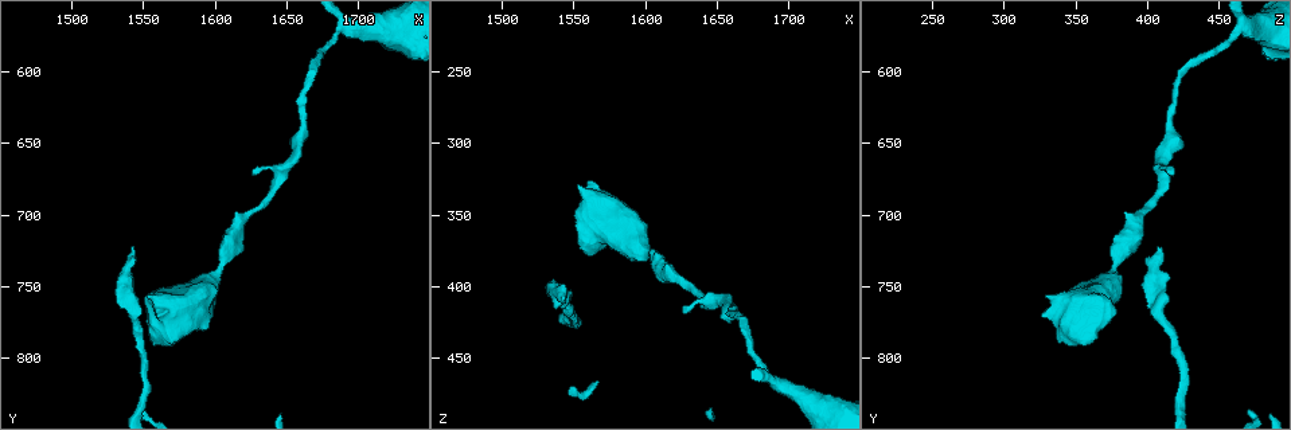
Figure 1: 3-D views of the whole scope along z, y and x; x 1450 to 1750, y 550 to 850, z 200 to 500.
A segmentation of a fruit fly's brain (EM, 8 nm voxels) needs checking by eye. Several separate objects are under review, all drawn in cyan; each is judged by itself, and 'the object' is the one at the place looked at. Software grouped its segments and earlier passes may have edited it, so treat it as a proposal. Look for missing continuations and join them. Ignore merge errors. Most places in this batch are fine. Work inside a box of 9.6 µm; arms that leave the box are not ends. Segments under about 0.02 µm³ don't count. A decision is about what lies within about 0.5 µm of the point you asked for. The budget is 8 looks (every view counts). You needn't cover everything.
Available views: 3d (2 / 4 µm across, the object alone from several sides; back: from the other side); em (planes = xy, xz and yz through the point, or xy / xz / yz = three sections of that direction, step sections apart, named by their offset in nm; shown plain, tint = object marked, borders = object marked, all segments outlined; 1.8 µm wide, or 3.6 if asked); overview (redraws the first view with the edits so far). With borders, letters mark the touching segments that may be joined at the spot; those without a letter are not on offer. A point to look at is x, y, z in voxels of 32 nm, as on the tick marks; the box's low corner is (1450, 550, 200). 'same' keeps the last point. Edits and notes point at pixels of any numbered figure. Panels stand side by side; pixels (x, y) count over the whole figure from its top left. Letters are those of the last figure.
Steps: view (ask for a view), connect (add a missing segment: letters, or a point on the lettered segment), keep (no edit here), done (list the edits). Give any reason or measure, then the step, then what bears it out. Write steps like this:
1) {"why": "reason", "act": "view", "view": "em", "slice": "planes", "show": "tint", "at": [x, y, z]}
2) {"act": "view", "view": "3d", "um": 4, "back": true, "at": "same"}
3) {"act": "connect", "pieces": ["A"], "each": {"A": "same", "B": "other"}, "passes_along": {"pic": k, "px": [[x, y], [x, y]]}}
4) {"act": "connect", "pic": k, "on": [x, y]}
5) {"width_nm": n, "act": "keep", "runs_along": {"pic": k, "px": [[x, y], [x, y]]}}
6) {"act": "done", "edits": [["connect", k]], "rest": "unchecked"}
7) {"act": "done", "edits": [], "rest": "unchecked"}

{"why": "an open end", "act": "view", "view": "3d", "um": 4, "at": [1554, 758, 330]}

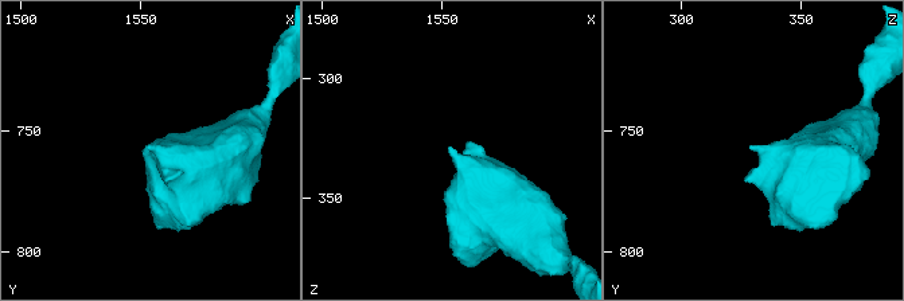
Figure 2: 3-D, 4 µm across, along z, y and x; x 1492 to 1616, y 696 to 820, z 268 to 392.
{"act": "view", "view": "em", "slice": "planes", "show": "borders", "at": [1553, 756, 329]}

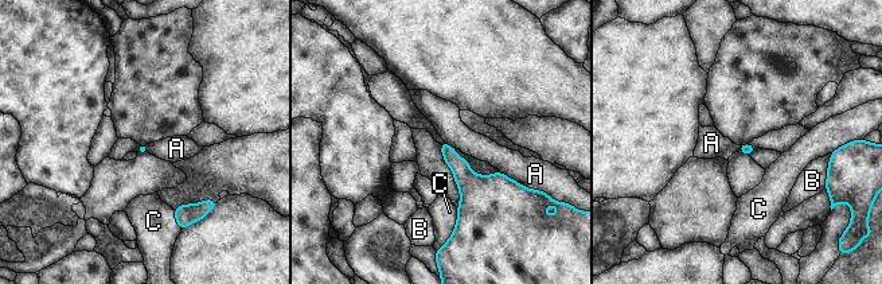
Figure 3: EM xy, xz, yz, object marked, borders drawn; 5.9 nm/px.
{"longest_contact_nm": ["B", 220], "act": "keep", "each": {"A": "other", "B": "other", "C": "other"}, "border": {"pic": 3, "px": [[500, 171], [516, 182]]}, "found": "no lettered segment goes on from it"}

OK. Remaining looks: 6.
{"why": "an open end", "act": "view", "view": "em", "slice": "xz", "step": 8, "show": "tint", "at": [1626, 674, 418]}

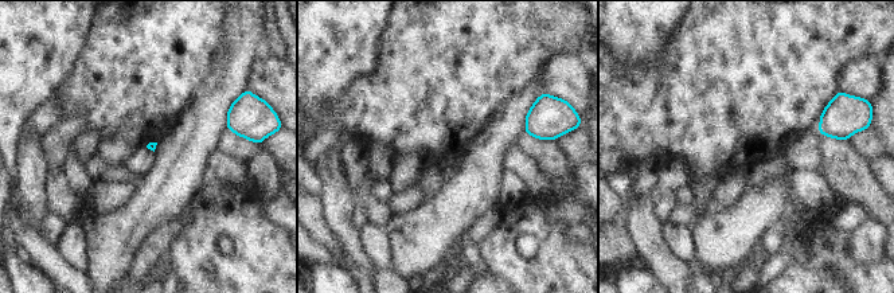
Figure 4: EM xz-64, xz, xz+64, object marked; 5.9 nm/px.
{"act": "view", "view": "em", "slice": "planes", "show": "borders", "at": "same"}

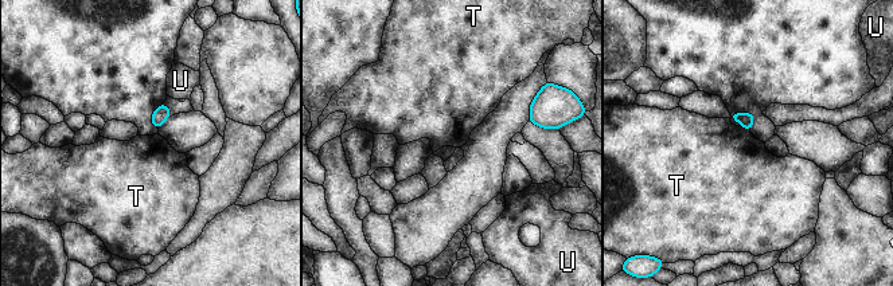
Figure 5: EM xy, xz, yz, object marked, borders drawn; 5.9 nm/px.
{"act": "keep", "each": {"T": "other", "U": "other"}, "border": {"pic": 5, "px": [[740, 126], [749, 130]]}, "found": "no lettered segment goes on from it"}

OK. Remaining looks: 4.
{"why": "calibre changes", "act": "view", "view": "3d", "um": 2, "at": [1690, 570, 466]}

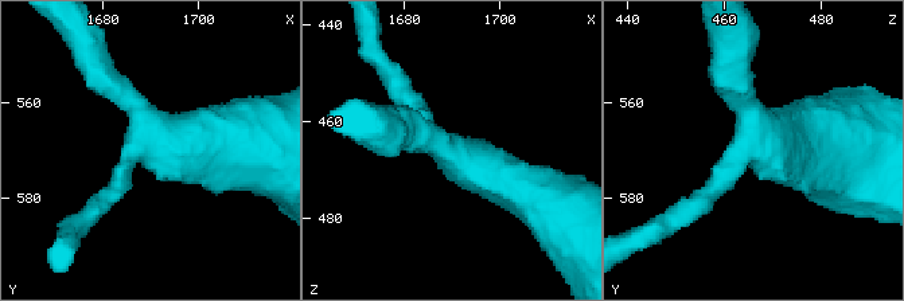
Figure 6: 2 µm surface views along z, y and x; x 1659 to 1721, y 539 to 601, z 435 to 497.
{"act": "view", "view": "em", "um": 3.6, "slice": "xy", "step": 16, "show": "tint", "at": [1691, 569, 468]}

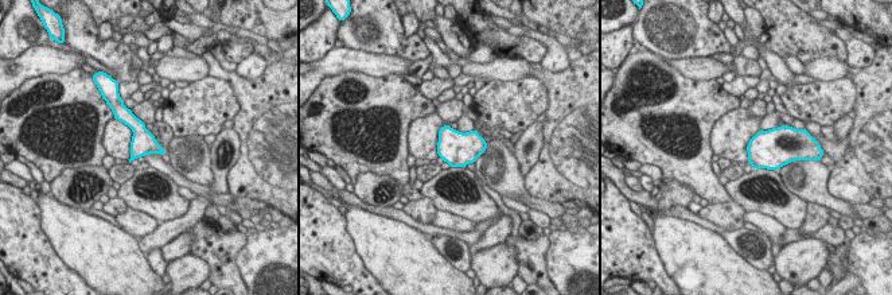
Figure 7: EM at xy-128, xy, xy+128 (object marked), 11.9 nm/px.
{"act": "view", "view": "em", "um": 3.6, "slice": "planes", "show": "borders", "at": "same"}

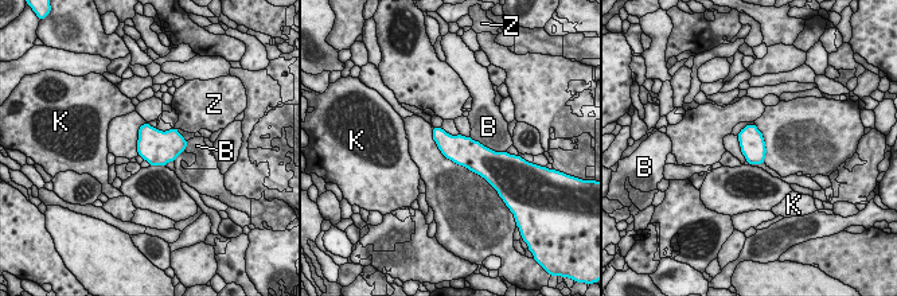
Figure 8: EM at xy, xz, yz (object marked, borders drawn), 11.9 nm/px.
{"width_nm": 300, "act": "keep", "each": {"B": "other", "K": "other", "Z": "other"}, "border": {"pic": 8, "px": [[470, 137], [496, 152]]}, "found": "no lettered segment goes on from it"}

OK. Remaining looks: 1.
{"act": "done", "edits": [], "rest": "unchecked"}

